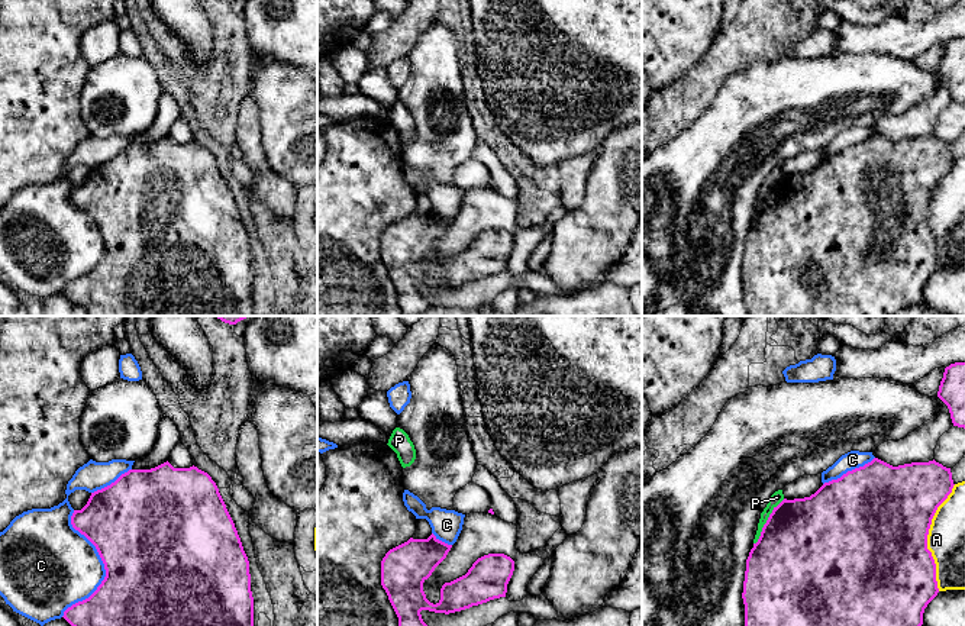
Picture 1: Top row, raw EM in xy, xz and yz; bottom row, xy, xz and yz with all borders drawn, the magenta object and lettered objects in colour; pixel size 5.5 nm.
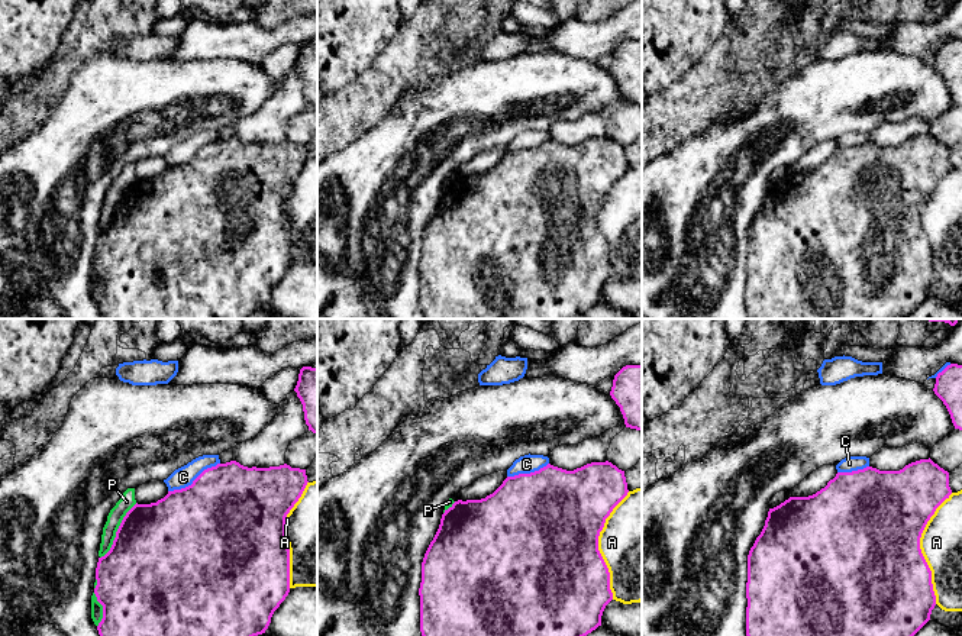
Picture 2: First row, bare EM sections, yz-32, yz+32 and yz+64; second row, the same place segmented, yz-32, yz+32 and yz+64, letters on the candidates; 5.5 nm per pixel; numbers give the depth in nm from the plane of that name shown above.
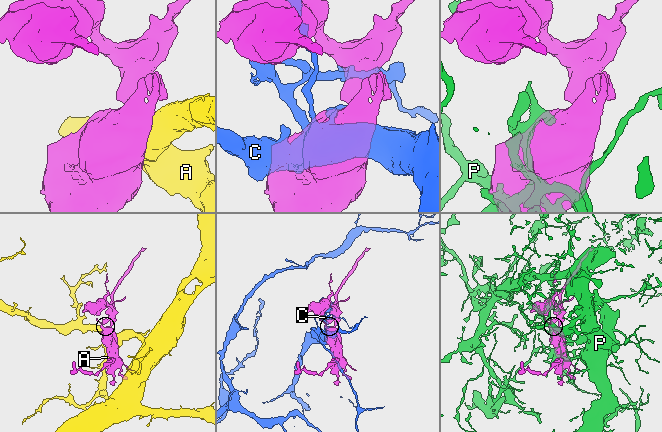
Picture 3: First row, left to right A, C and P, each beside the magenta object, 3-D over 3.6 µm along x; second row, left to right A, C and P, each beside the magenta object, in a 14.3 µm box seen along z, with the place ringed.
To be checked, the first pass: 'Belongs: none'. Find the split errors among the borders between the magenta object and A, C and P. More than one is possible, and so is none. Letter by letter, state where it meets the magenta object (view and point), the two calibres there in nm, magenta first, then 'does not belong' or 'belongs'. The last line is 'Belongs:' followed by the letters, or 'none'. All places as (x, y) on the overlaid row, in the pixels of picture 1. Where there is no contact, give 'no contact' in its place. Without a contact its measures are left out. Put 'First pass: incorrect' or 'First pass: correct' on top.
First pass: incorrect
A: yz (926, 538) | 500/200 nm | does not belong
C: xy (105, 567) | 500/440 nm | belongs
P: yz (767, 522) | 500/70 nm | does not belong
Belongs: C

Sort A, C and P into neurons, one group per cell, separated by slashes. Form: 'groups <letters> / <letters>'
groups A / C / P

